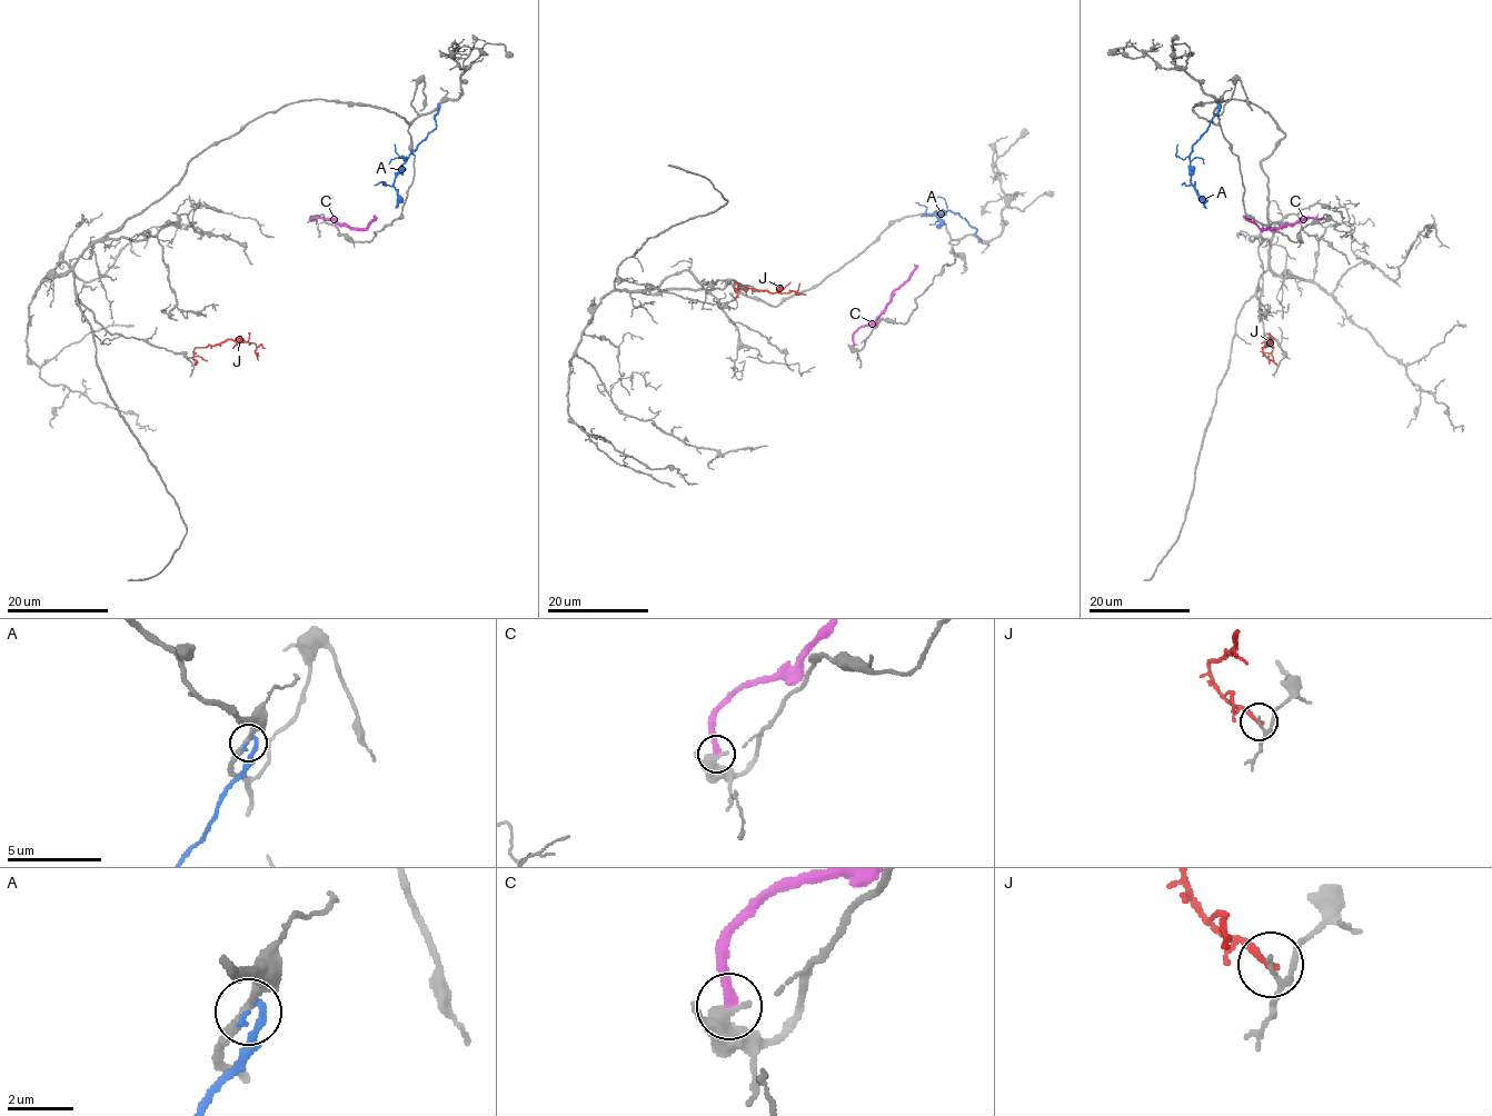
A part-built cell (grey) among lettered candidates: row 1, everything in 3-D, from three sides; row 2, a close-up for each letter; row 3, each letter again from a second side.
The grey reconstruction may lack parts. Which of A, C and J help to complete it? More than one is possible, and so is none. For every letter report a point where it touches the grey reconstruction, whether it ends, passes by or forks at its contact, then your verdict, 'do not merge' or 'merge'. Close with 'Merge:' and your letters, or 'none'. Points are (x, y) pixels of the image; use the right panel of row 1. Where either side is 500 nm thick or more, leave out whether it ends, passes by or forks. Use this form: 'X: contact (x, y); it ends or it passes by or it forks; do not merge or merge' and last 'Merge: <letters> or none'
A: contact (1219, 106); it ends; do not merge
C: contact (1324, 218); it ends; do not merge
J: contact (1275, 364); it ends; do not merge
Merge: none

